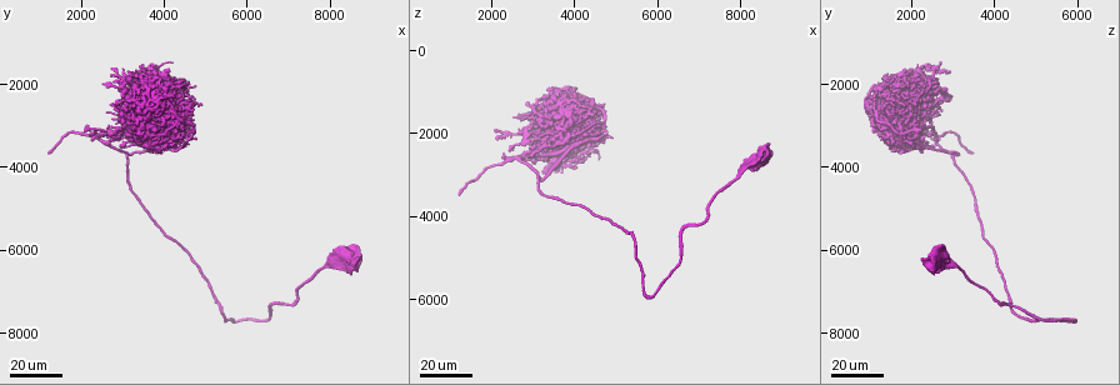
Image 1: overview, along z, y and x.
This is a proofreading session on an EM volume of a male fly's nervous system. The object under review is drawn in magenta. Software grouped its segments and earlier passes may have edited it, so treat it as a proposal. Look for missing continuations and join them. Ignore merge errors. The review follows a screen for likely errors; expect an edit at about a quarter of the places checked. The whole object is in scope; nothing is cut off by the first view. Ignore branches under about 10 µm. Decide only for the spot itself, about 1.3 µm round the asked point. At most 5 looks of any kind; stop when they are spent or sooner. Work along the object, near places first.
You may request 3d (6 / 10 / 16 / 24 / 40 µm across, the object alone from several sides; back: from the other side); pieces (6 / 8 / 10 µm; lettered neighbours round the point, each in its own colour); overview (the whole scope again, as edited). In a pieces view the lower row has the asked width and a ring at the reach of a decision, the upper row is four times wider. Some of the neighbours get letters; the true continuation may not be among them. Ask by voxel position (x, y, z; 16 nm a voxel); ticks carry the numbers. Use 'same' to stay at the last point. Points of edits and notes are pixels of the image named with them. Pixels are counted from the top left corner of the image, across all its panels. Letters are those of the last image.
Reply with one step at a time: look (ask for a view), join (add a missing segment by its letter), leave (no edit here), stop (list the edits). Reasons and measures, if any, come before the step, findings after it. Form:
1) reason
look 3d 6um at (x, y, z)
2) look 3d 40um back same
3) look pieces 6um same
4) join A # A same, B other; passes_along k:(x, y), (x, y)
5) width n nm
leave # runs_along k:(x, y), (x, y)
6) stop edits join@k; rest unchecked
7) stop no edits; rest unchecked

branch stops here
look 3d 40um at (4900, 2450, 2100)

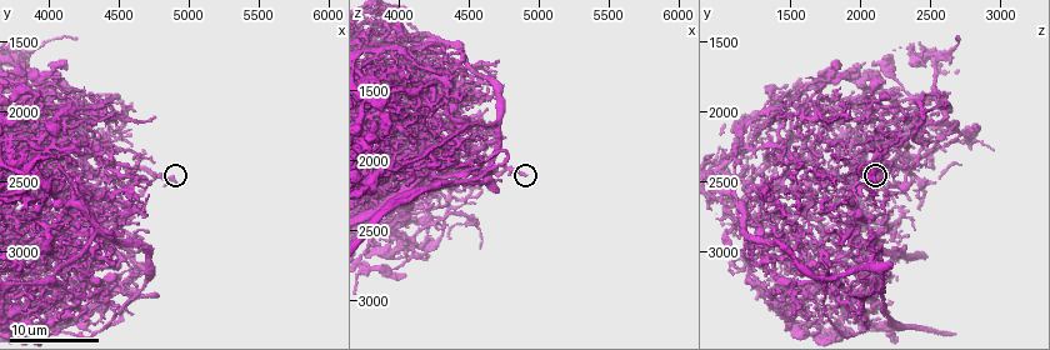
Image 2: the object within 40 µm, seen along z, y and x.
look pieces 6um at (4880, 2480, 2100)

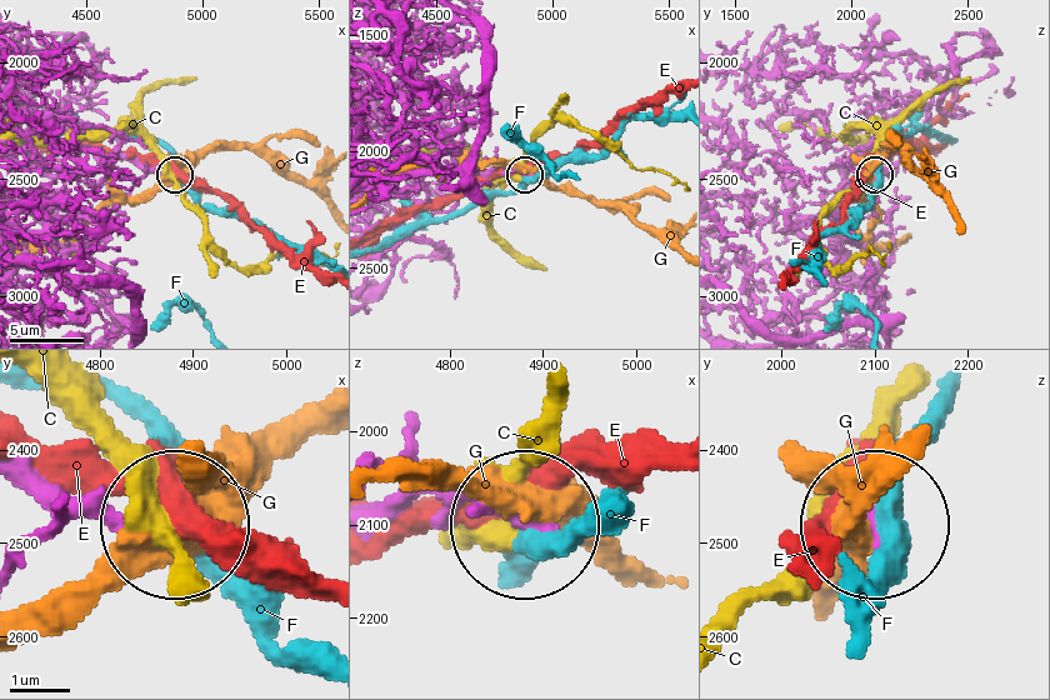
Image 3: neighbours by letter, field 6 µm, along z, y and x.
leave # C other, E other, F other, G other; runs_along 3:(33, 466), (163, 521); no lettered segment goes on from it

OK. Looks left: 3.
free end
look pieces 8um at (4220, 2980, 2220)

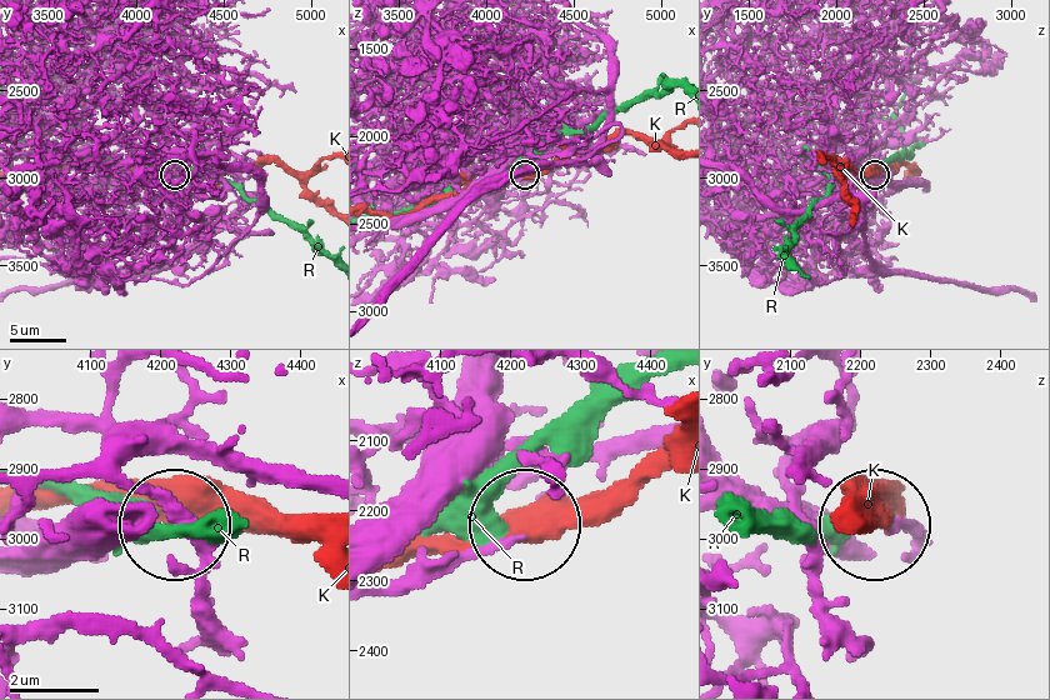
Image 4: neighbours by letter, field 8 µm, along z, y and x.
leave # K other, R other; none of them fits

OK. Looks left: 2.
branch stops here
look pieces 10um at (4460, 3440, 1520)

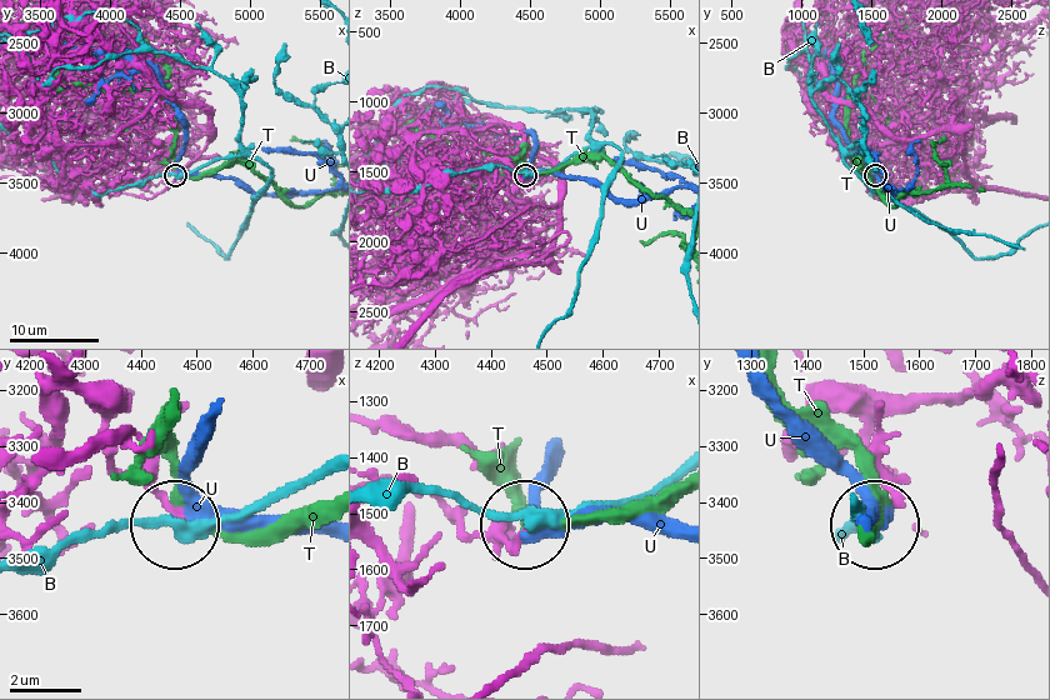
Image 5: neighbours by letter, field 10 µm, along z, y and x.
width 220 nm
leave # B other, T other, U other; runs_along 5:(450, 510), (478, 535), (528, 529); no lettered segment goes on from it

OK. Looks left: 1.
stop no edits; rest unchecked

